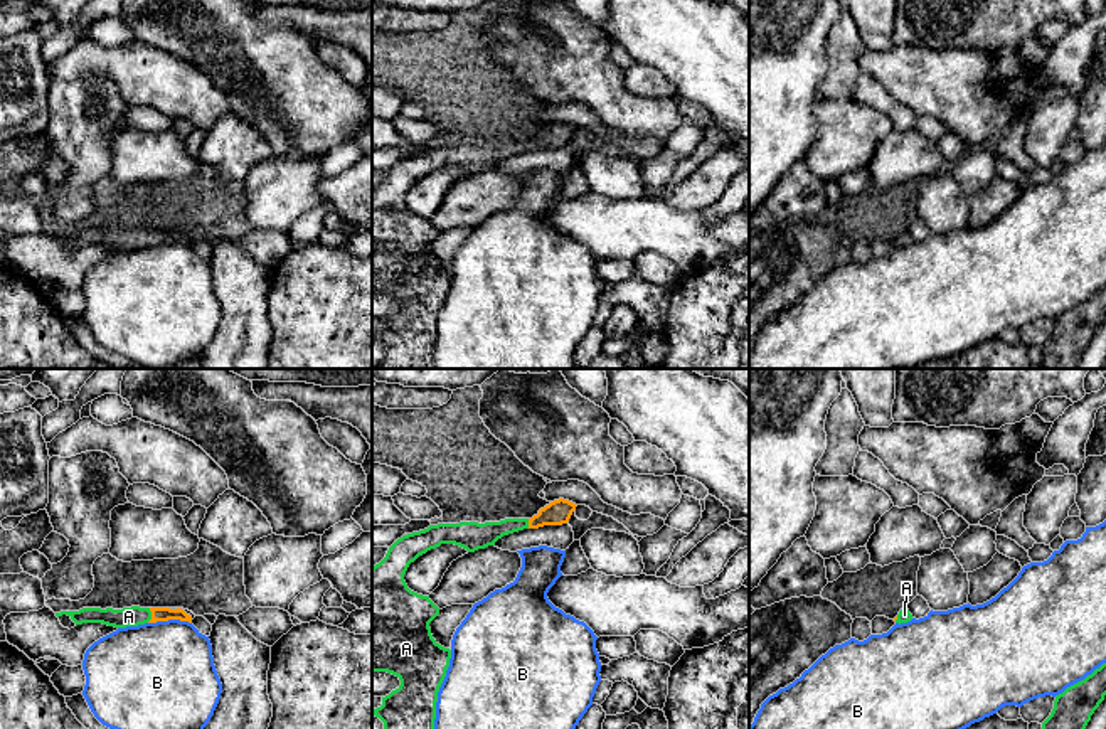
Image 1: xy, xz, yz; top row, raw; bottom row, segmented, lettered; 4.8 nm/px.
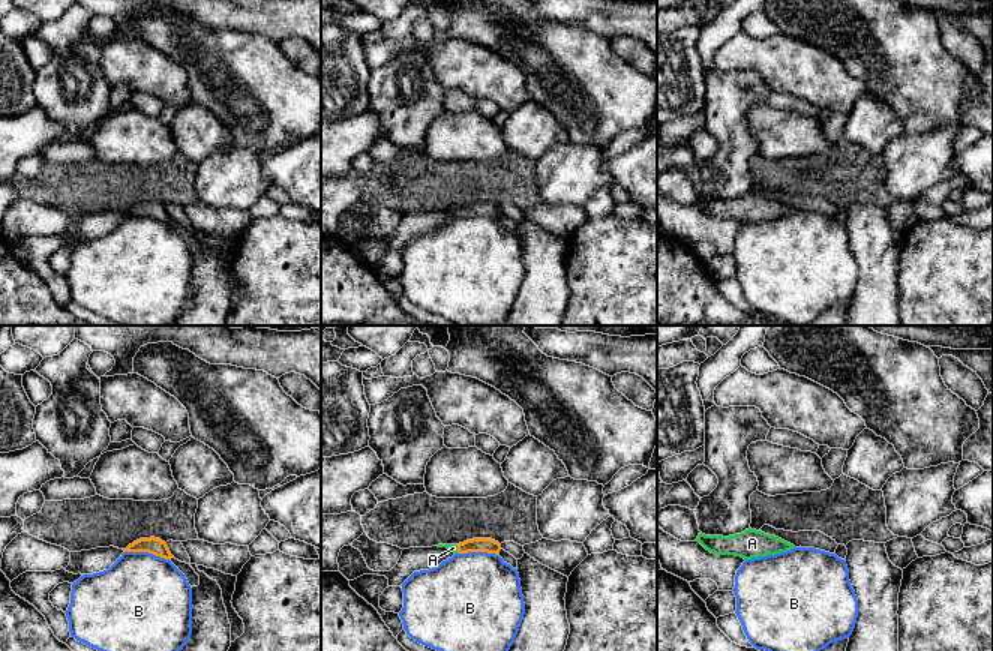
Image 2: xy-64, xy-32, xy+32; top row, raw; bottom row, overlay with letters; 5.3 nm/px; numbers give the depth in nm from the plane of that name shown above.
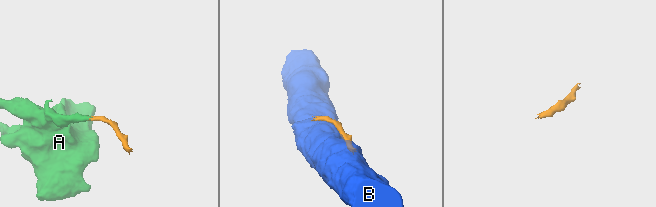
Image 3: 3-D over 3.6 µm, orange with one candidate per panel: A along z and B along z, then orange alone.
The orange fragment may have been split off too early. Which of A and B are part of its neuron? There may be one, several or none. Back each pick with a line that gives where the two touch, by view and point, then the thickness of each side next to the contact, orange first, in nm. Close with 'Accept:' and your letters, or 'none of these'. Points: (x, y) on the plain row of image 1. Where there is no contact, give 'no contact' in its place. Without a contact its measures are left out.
A: contact xy (152, 238); calibres 60 and 100 nm
Accept: A

